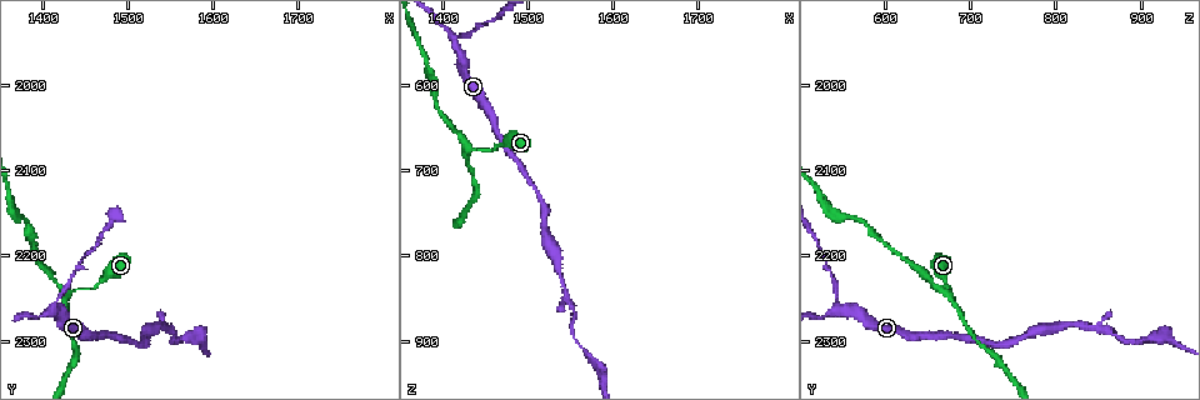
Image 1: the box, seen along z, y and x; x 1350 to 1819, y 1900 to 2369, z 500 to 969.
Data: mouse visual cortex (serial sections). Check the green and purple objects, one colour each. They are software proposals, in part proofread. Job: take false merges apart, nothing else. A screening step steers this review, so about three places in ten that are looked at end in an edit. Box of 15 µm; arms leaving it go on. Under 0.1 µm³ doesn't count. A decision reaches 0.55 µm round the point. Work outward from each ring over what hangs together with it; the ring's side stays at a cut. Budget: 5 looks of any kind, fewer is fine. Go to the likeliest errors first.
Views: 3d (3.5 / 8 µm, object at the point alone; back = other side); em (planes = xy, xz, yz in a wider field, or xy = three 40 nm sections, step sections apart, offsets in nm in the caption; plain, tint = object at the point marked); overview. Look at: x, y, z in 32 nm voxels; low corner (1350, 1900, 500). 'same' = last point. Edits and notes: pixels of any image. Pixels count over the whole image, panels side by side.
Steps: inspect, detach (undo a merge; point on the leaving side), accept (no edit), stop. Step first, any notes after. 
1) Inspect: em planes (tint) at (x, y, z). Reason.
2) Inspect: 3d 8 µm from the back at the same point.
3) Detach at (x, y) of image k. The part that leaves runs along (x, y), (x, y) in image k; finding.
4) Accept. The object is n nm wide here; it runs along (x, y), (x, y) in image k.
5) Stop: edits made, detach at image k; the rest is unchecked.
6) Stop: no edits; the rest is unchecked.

Inspect: 3d 3.5 µm at (1415, 2260, 550). Sharp bend.

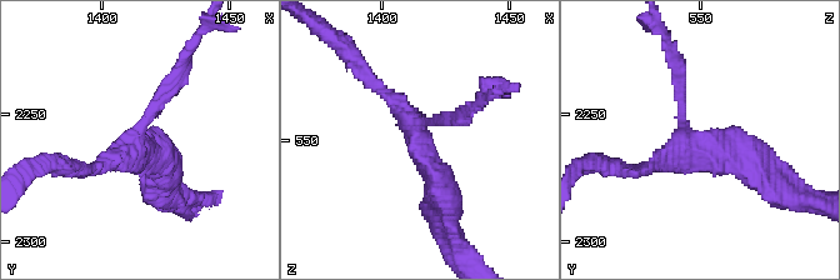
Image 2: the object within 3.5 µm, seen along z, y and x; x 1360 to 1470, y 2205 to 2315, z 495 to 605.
Inspect: em xy step 2 (tint) at (1414, 2261, 547).

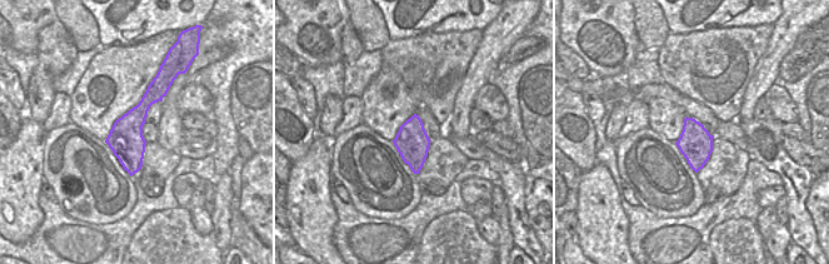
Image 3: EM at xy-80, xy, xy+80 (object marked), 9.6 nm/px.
Accept. One cell here.

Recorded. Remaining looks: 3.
Inspect: 3d 3.5 µm from the back at (1435, 2240, 675). A fork.

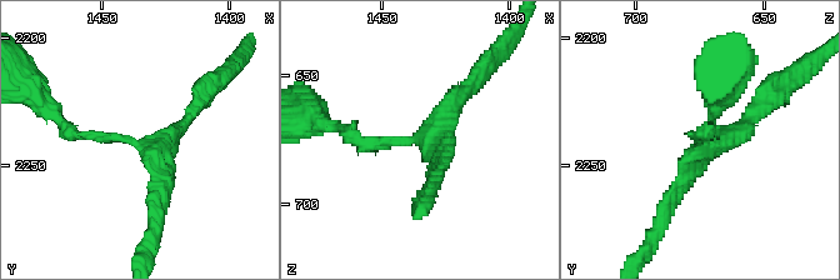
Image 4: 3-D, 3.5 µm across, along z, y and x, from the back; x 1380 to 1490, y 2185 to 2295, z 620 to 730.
Inspect: em xy step 1 (tint) at (1433, 2243, 673). 3 arms meet here; the arms are 150, 200, 200 nm wide.

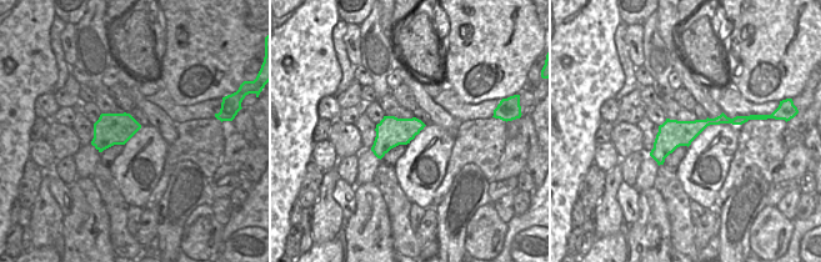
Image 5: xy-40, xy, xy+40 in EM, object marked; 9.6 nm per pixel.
Accept. The object is 280 nm wide here; it runs along (348, 131), (409, 141), (474, 80) in image 4; all the same cell.

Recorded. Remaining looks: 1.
Stop: no edits; the rest is unchecked.

